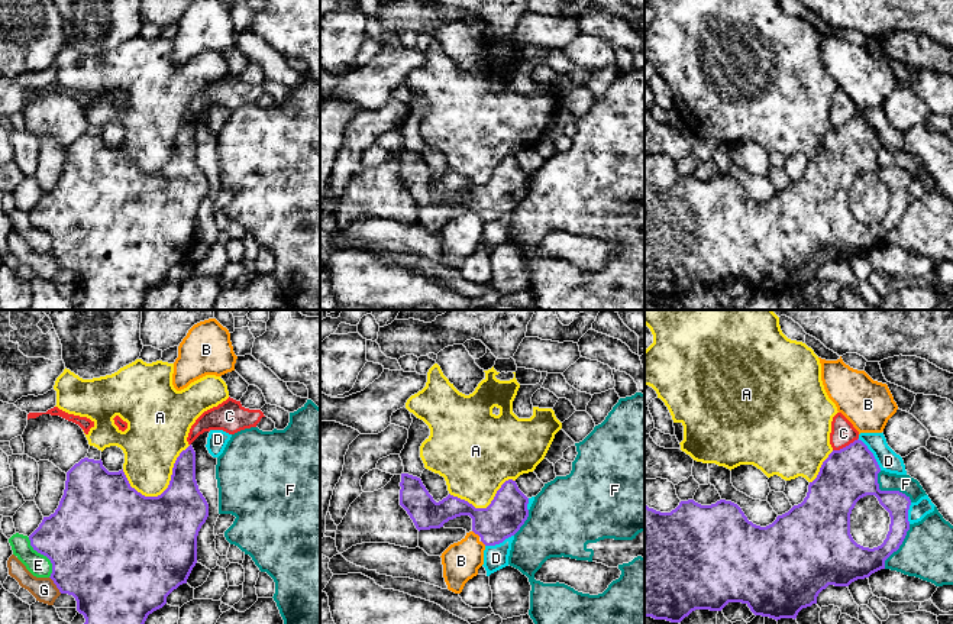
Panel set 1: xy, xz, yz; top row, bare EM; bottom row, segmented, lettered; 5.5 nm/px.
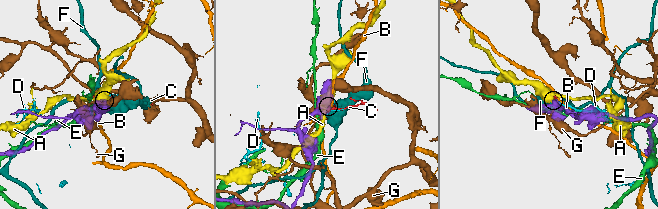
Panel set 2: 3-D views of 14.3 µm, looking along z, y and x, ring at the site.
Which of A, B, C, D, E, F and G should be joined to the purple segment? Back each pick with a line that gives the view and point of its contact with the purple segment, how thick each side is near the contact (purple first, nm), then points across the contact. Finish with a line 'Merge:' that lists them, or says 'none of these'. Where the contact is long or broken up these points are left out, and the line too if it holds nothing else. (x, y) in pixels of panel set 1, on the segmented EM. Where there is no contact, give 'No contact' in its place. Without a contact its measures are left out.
Merge: none of these

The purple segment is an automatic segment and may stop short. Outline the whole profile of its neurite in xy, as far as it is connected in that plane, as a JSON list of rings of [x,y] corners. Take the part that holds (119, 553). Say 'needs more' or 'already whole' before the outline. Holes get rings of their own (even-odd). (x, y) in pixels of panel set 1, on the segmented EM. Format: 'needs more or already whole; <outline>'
already whole; [[[190,444],[177,458],[168,488],[158,497],[145,497],[130,486],[123,469],[109,472],[101,459],[94,460],[84,458],[67,472],[64,495],[58,508],[49,517],[43,517],[39,527],[29,536],[30,546],[38,553],[46,556],[52,563],[51,579],[61,594],[72,595],[77,601],[77,611],[84,615],[84,624],[145,624],[149,614],[162,608],[167,604],[167,596],[180,585],[187,583],[187,579],[197,563],[197,536],[201,526],[209,517],[209,504],[198,489],[196,481],[196,452]]]

